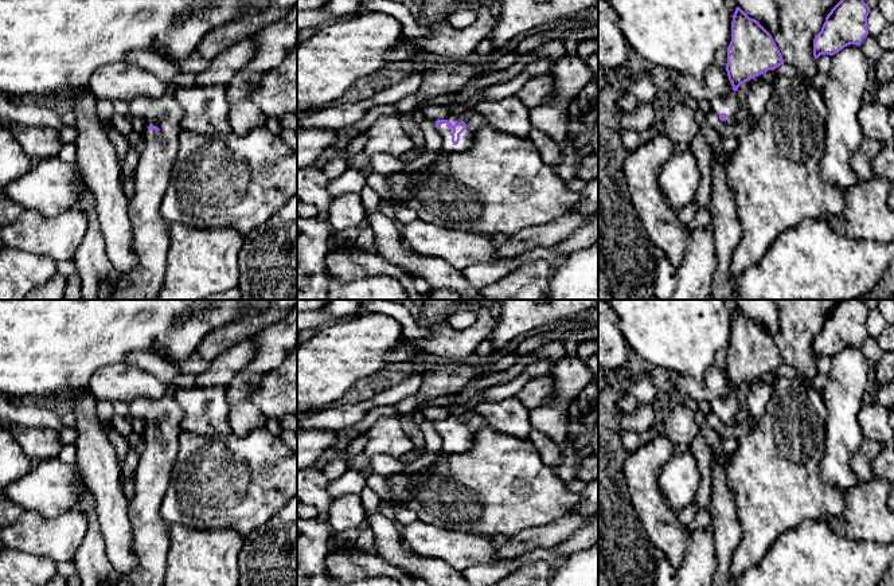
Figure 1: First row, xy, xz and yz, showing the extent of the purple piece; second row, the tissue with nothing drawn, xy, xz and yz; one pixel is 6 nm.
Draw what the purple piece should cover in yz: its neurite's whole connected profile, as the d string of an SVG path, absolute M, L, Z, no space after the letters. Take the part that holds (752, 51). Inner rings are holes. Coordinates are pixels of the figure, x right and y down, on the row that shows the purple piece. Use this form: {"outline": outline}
{"outline": "M737 7L725 67L733 90L737 91L742 83L781 65L784 59L772 35Z"}

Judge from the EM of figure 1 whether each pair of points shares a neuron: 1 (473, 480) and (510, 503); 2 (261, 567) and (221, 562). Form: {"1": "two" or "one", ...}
{"1": "one", "2": "two"}

